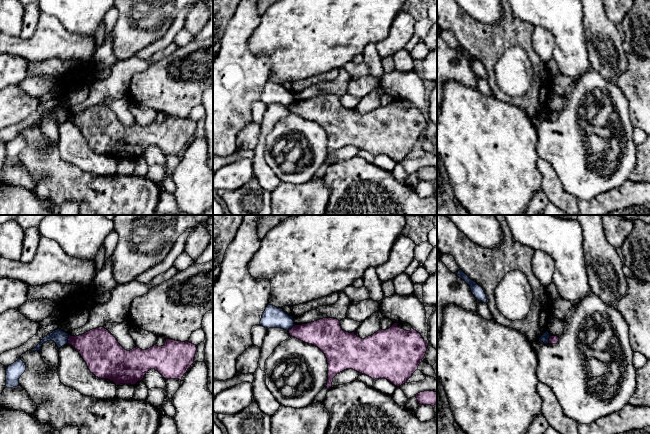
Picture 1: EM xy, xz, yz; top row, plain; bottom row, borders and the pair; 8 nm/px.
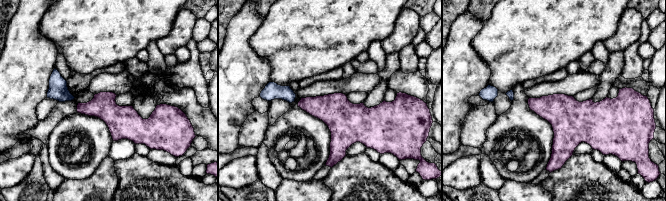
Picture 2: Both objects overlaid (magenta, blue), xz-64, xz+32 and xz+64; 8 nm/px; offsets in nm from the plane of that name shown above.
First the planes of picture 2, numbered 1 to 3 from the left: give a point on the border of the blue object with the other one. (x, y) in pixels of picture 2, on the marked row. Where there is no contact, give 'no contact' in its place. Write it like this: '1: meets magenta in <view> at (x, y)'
1: no contact
2: no contact
3: no contact

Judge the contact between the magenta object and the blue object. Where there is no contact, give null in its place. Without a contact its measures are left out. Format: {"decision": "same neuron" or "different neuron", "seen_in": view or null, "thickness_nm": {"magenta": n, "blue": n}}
{"decision": "different neuron", "seen_in": "xy", "thickness_nm": {"magenta": 300, "blue": 120}}

